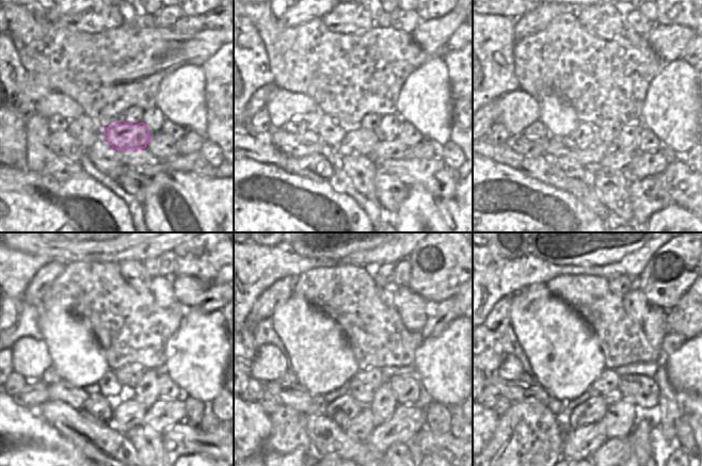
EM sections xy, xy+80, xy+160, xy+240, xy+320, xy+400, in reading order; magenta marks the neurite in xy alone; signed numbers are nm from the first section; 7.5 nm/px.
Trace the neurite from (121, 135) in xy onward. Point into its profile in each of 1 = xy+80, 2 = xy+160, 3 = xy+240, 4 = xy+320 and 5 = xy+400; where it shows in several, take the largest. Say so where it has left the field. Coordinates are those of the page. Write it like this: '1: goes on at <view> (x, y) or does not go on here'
1: goes on at xy+80 (360, 141)
2: goes on at xy+160 (591, 156)
3: goes on at xy+240 (64, 391)
4: goes on at xy+320 (298, 397)
5: goes on at xy+400 (516, 391)

